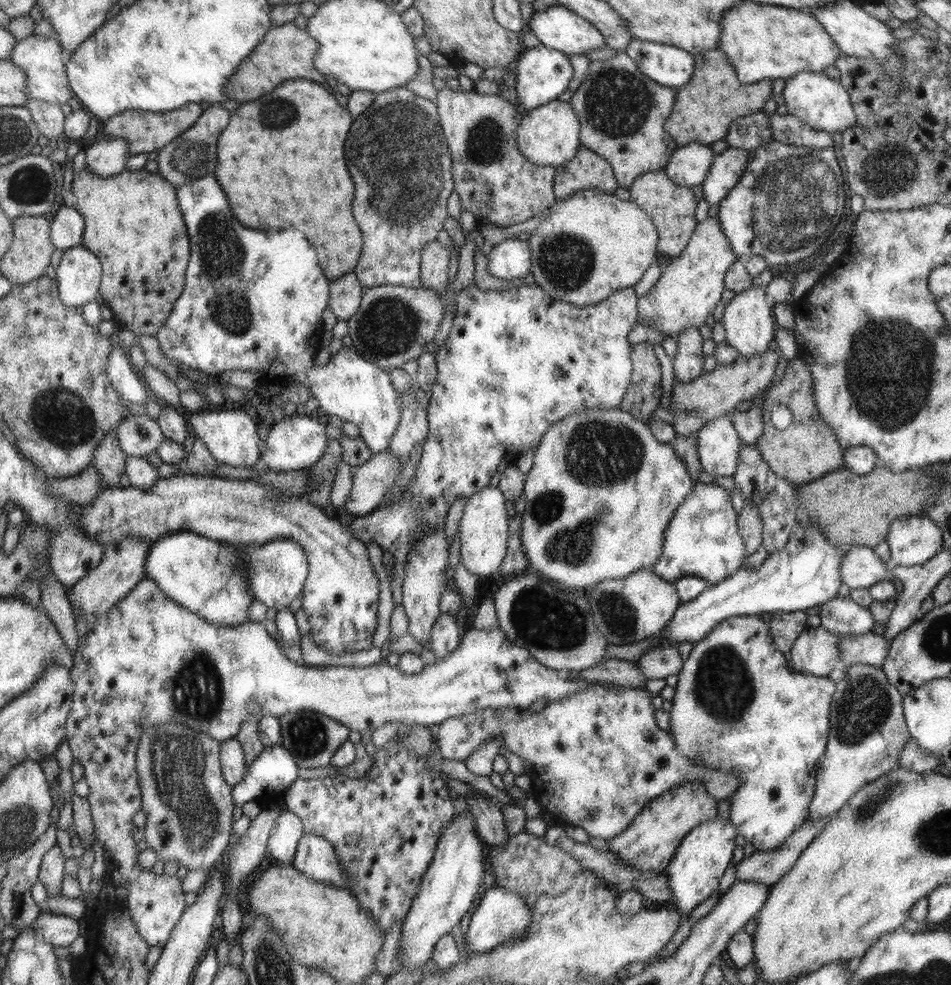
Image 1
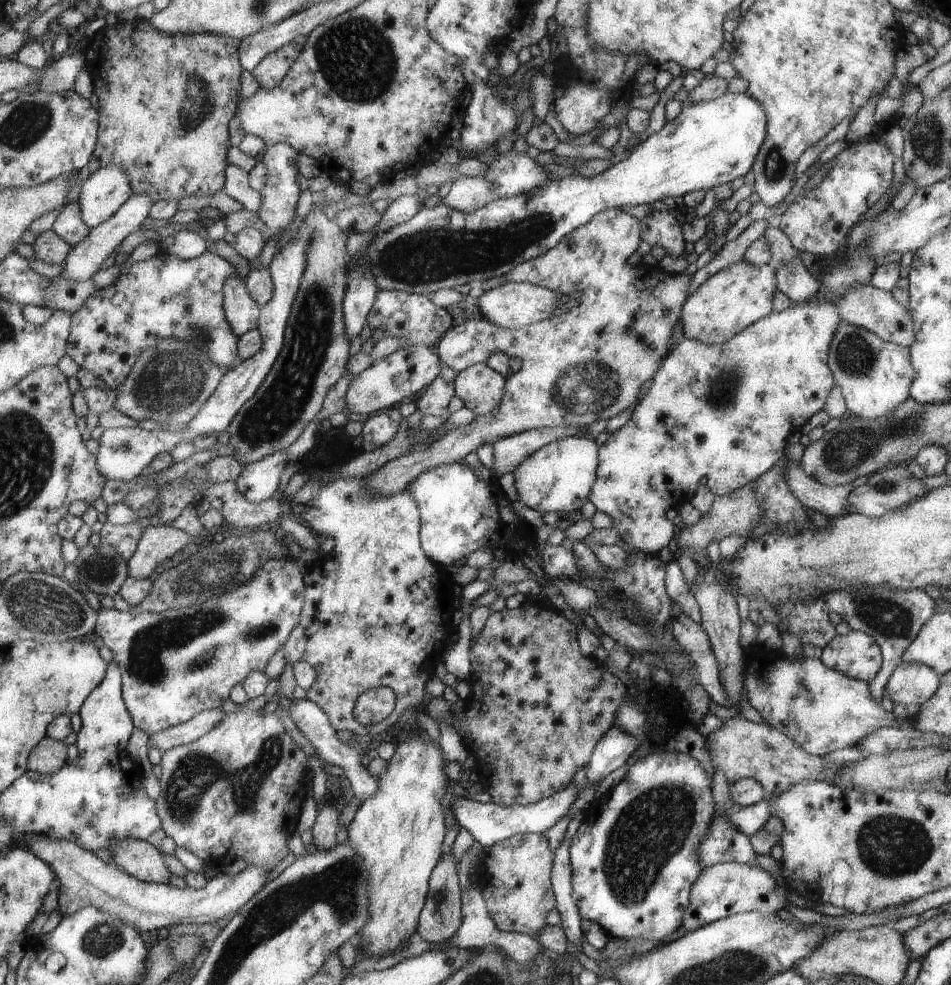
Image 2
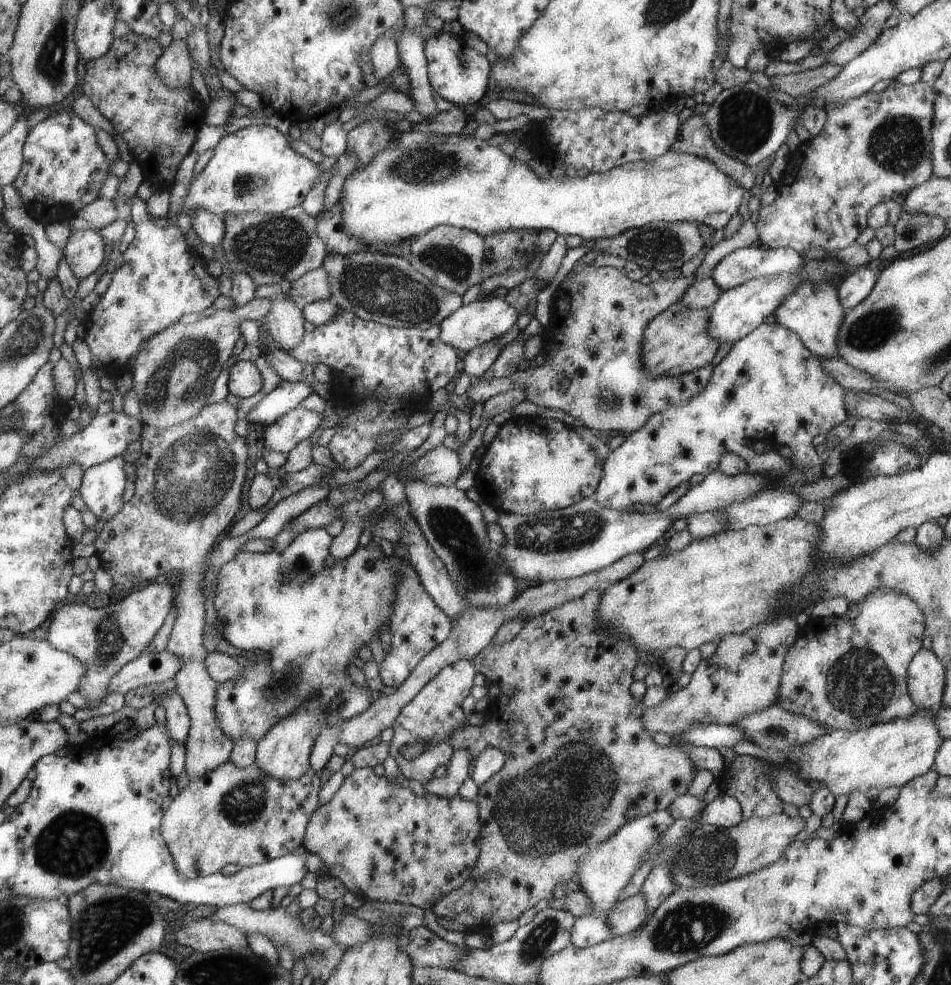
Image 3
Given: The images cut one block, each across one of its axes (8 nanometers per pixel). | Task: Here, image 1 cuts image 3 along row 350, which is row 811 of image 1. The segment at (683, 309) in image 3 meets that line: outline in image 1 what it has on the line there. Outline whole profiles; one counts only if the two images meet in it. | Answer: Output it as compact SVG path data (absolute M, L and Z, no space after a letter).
M690 780L675 786L649 802L624 833L607 840L610 852L619 856L623 862L631 864L636 870L665 870L681 842L693 828L717 817L717 802L718 800L703 786L703 780Z

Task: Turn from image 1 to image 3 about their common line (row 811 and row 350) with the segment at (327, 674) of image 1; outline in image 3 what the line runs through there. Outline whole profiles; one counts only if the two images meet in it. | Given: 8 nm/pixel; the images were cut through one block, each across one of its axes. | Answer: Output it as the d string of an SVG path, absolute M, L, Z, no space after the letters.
M149 217L135 224L135 231L135 238L122 252L122 266L113 272L110 286L84 323L86 344L104 369L112 364L126 367L142 342L177 323L184 314L201 313L219 296L219 279L206 271L206 261L196 252L184 250L184 234L175 222L160 227Z

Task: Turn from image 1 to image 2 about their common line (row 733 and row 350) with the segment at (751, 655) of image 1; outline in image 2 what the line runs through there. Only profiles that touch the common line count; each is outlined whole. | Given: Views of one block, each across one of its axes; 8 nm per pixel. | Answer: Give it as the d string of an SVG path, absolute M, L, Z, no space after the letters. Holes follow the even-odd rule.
M864 245L852 249L845 257L840 257L834 264L830 264L819 280L821 282L821 292L817 297L814 297L806 303L799 305L790 305L783 312L774 312L769 316L758 320L745 331L741 331L737 336L734 336L728 343L722 345L706 345L701 341L696 341L686 336L682 336L670 350L669 355L665 357L661 369L657 372L657 376L651 381L650 390L644 394L644 398L640 400L630 416L630 420L614 433L610 433L608 440L602 444L600 451L600 467L597 471L597 483L594 484L593 493L590 496L590 502L598 511L605 512L608 516L612 516L613 528L621 534L623 540L620 542L626 550L639 549L640 551L656 555L666 547L673 546L674 541L674 526L673 522L666 518L666 510L669 508L678 508L685 503L691 503L694 492L698 490L702 480L708 478L708 484L712 493L718 495L728 495L730 492L737 491L740 488L746 487L749 483L753 483L760 476L765 475L770 471L775 463L778 463L780 458L784 457L784 448L786 448L786 440L792 434L794 428L802 426L819 411L823 411L825 401L828 399L832 388L836 385L836 380L833 377L833 372L829 368L830 344L836 330L844 323L843 316L839 311L836 302L844 297L851 289L868 285L871 283L873 273L876 270L876 260L871 255L872 248ZM790 414L802 414L802 420L790 416ZM716 486L716 488L713 488Z

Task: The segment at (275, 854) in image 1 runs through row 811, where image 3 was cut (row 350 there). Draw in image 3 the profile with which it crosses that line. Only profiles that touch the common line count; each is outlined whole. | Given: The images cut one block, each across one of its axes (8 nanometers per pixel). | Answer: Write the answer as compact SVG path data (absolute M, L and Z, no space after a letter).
M278 293L271 299L270 314L265 318L266 327L273 342L278 342L288 354L305 338L302 308L286 293Z

